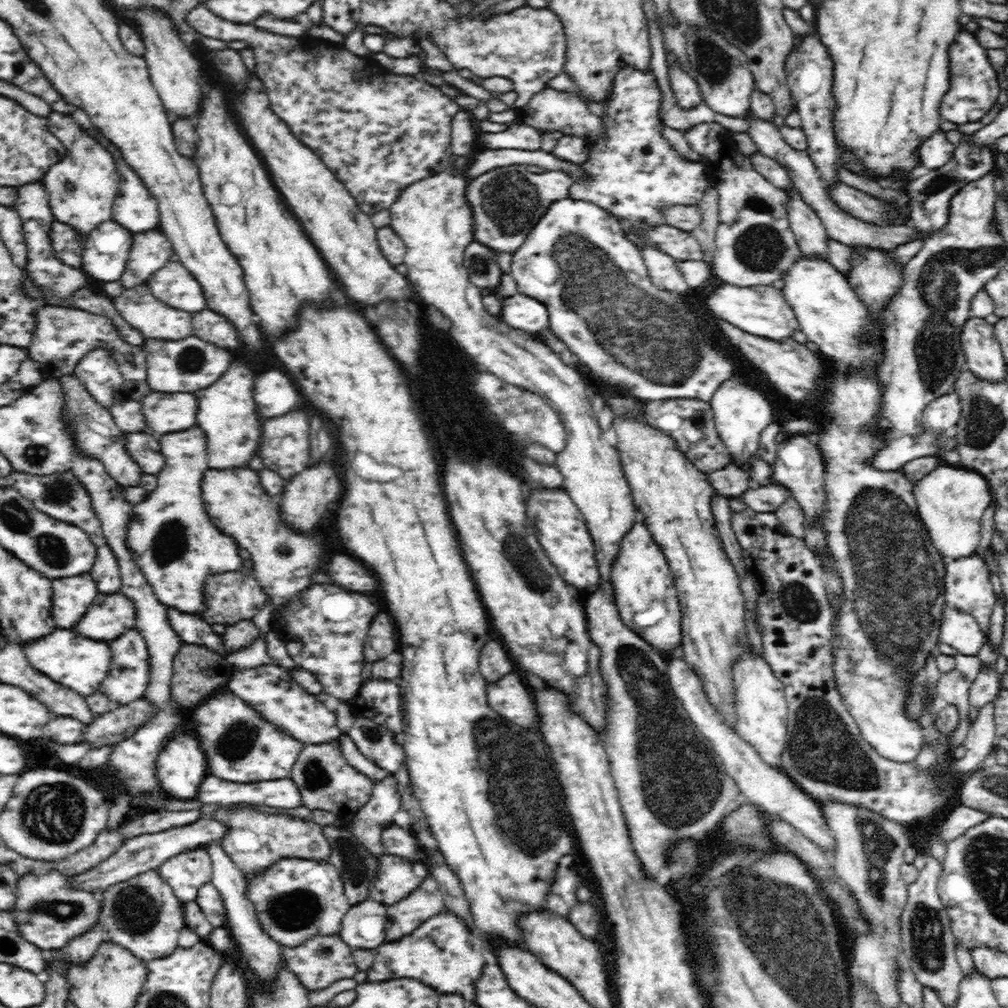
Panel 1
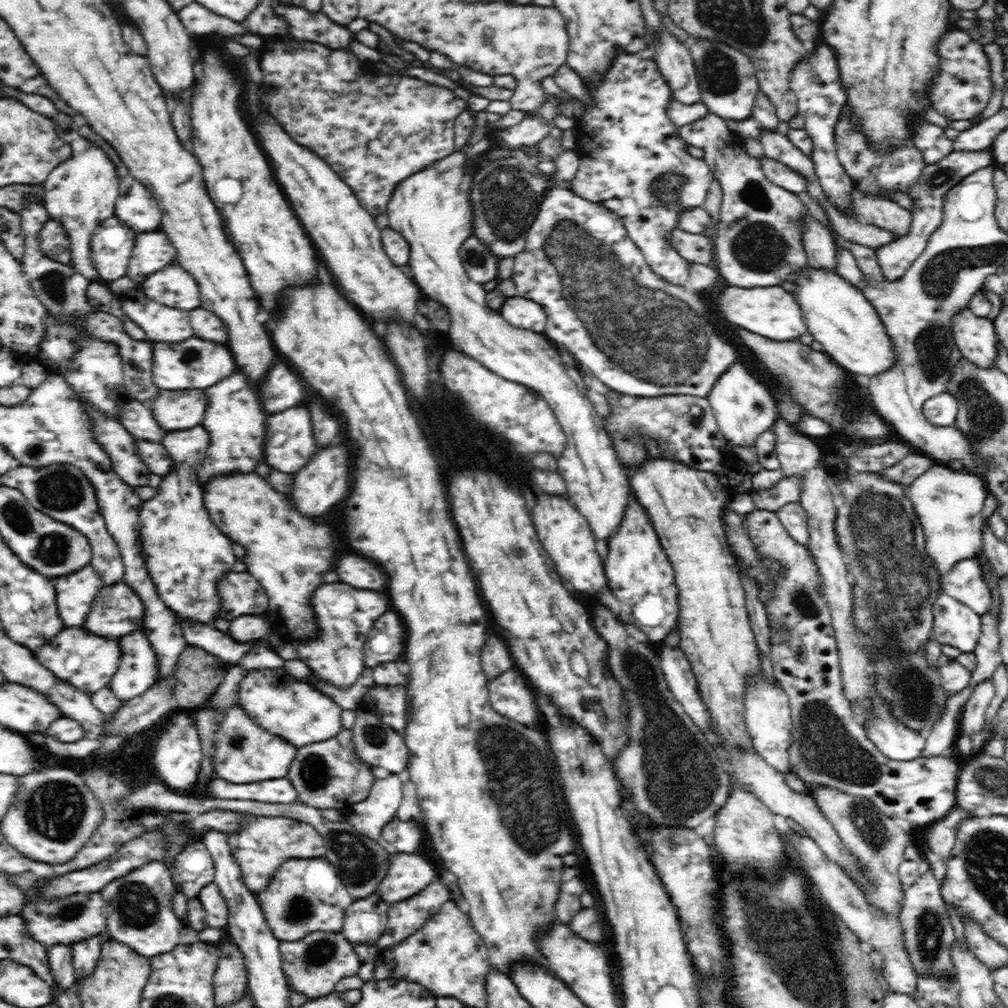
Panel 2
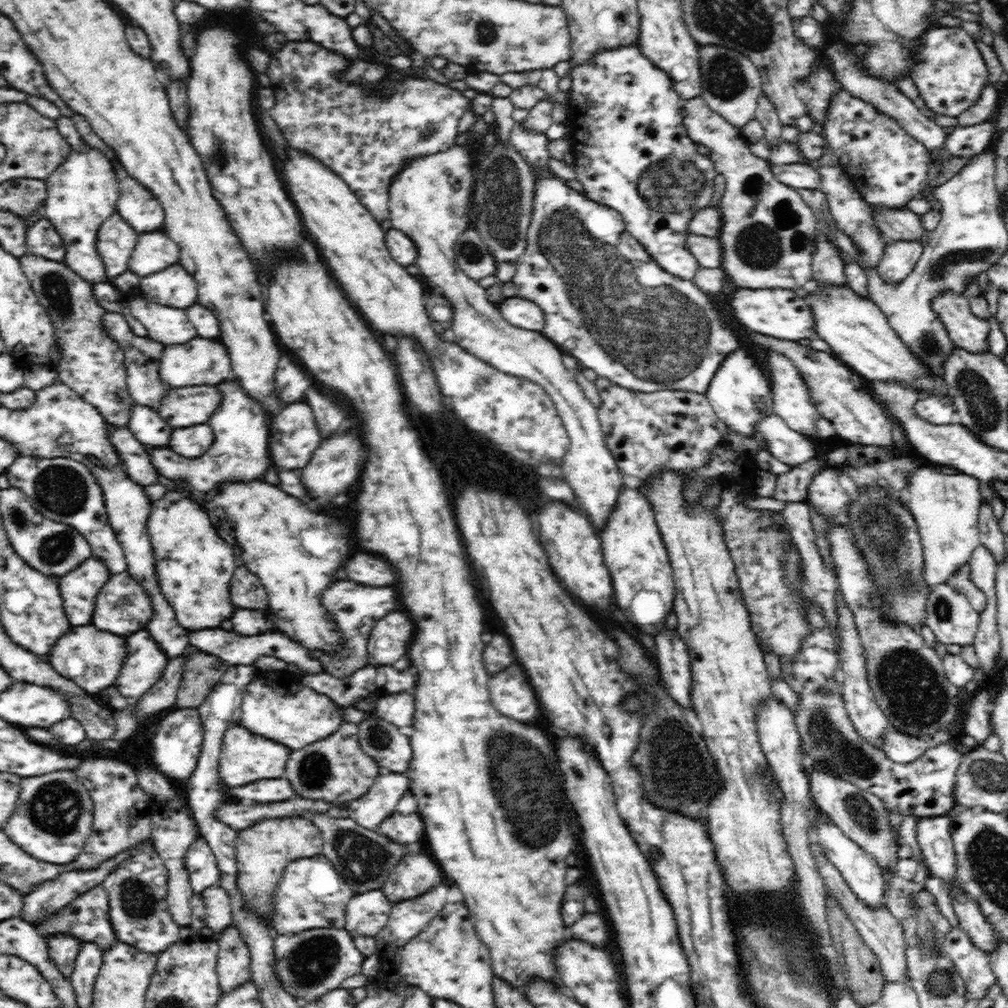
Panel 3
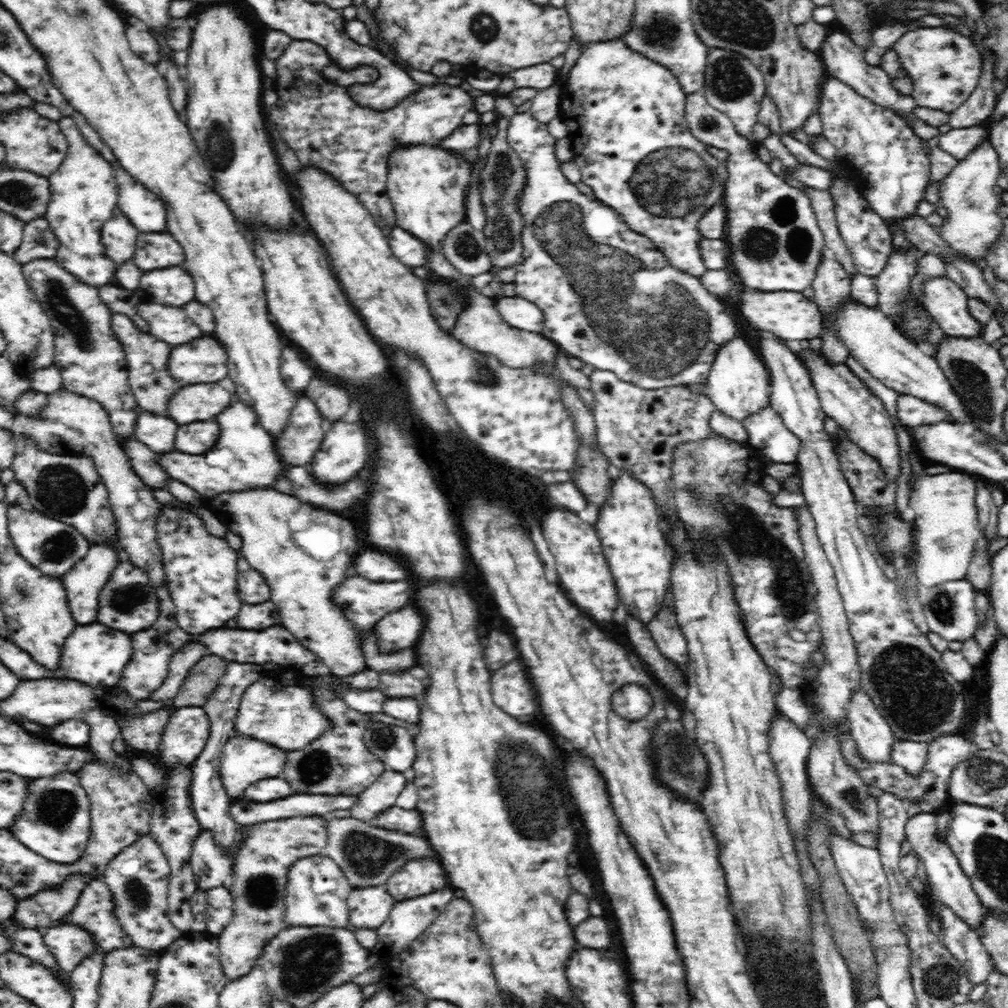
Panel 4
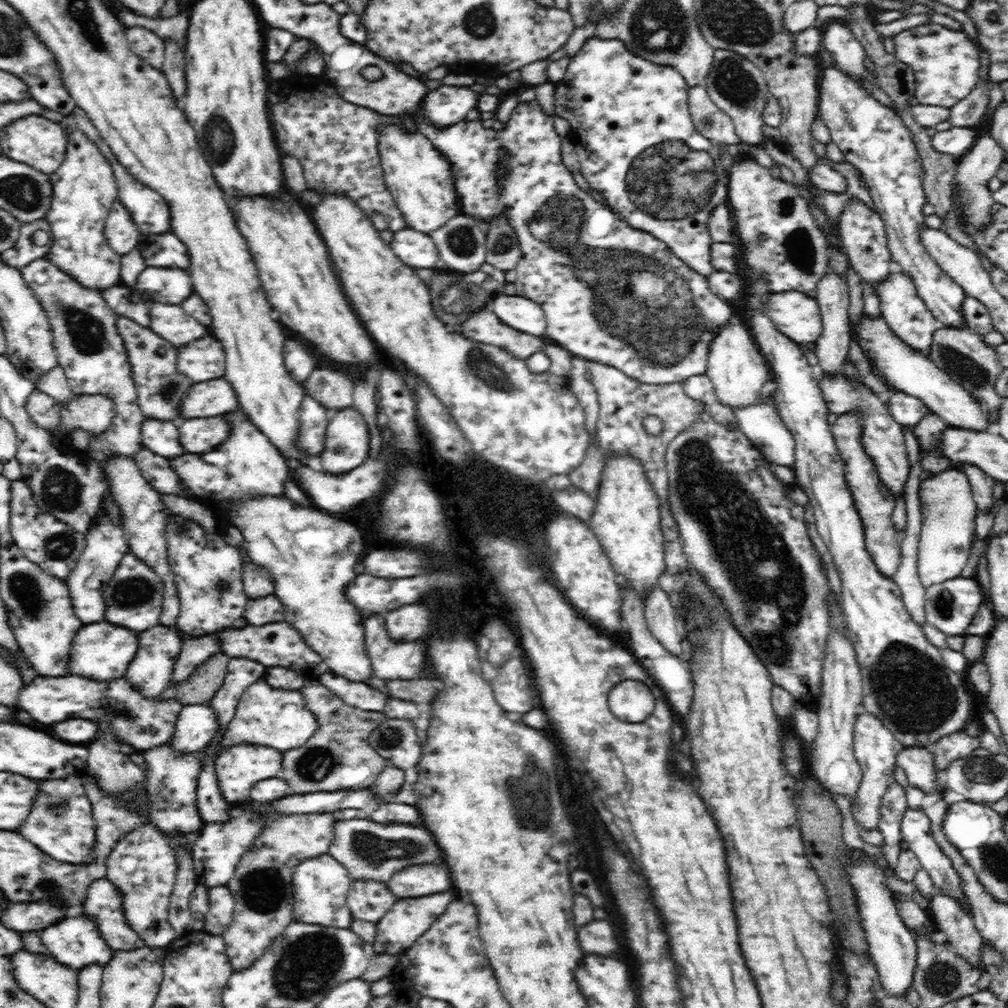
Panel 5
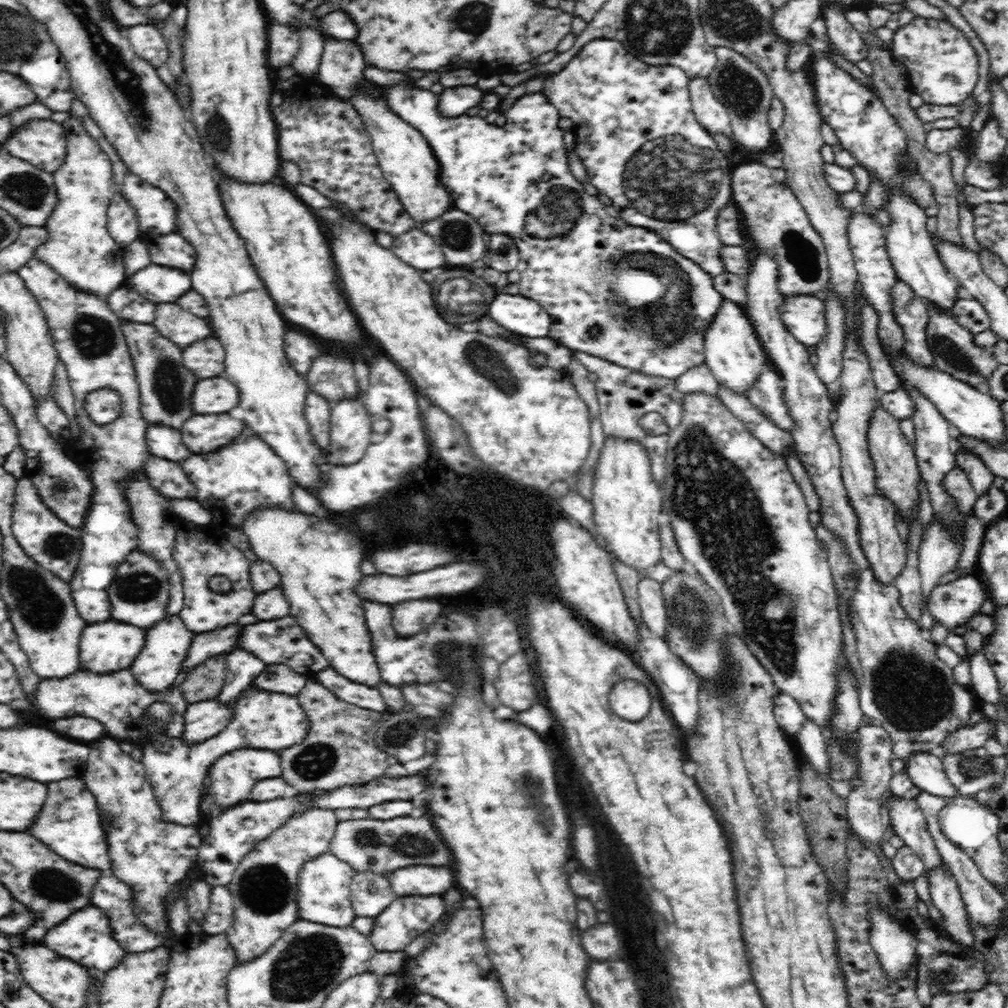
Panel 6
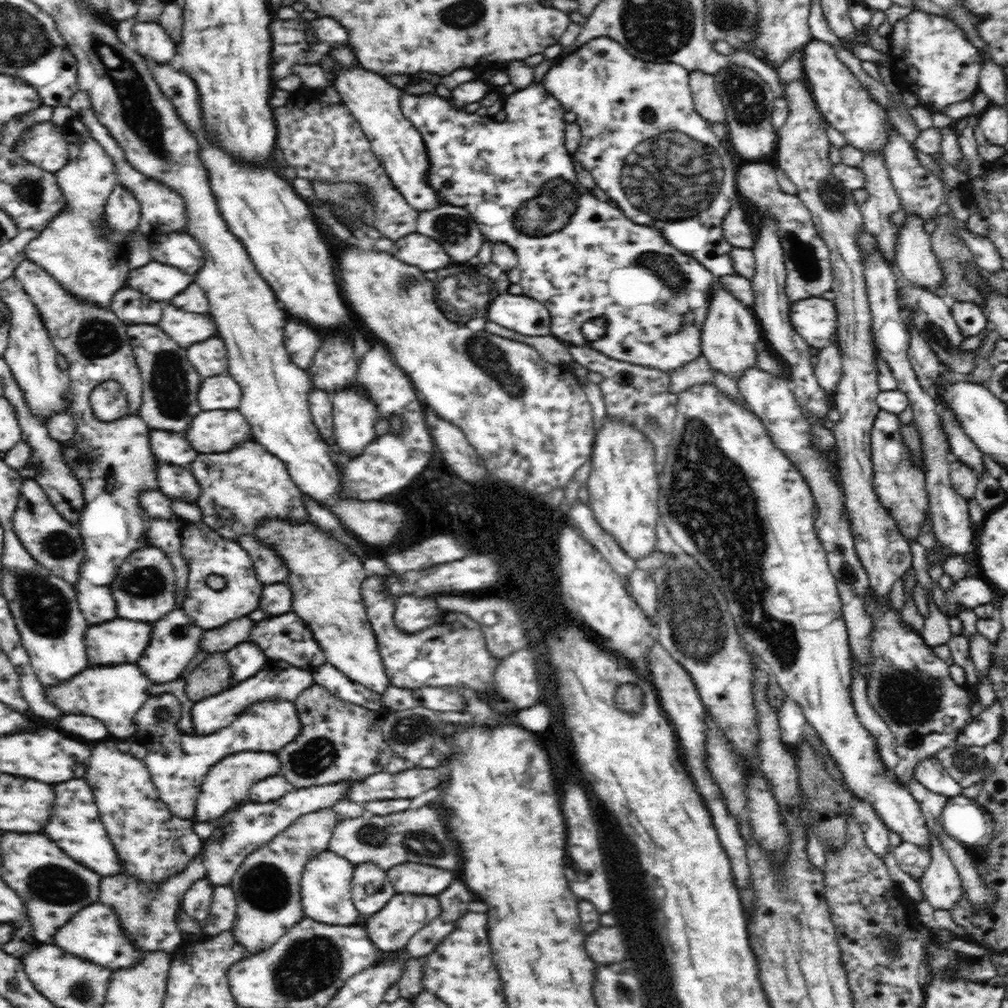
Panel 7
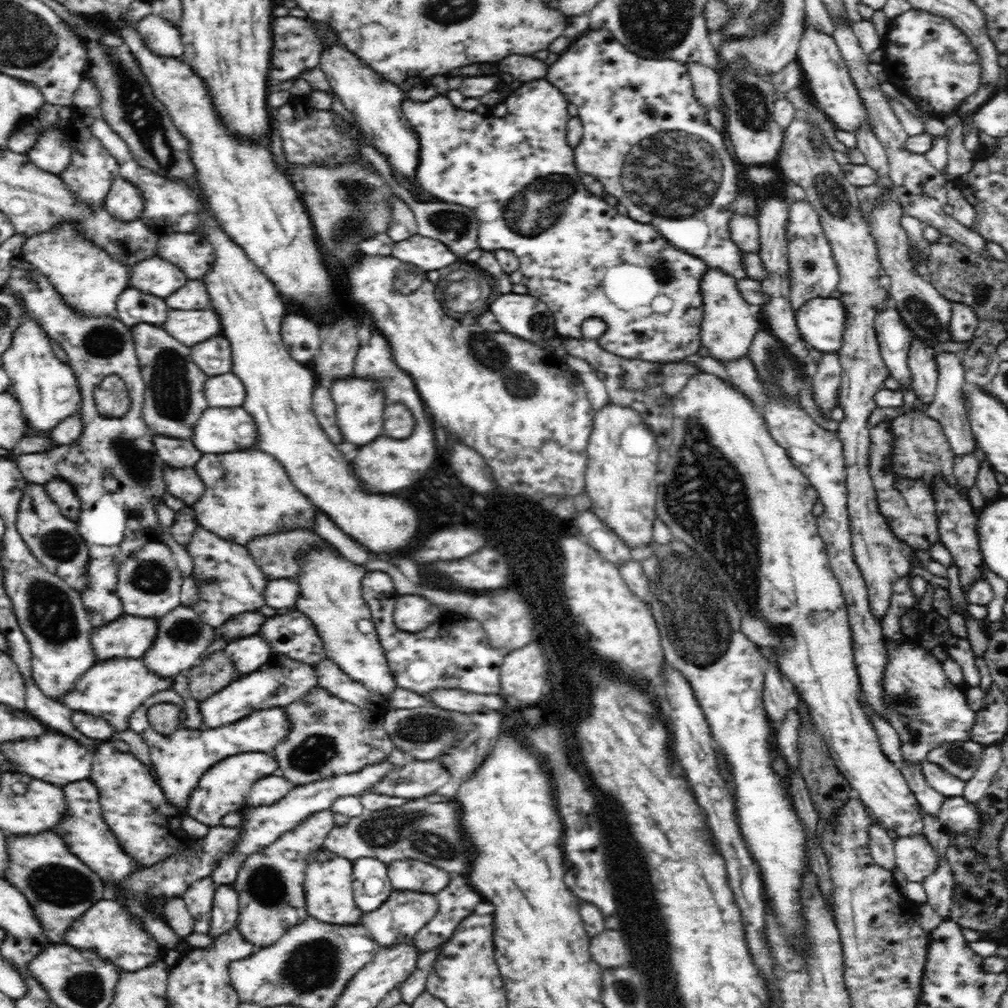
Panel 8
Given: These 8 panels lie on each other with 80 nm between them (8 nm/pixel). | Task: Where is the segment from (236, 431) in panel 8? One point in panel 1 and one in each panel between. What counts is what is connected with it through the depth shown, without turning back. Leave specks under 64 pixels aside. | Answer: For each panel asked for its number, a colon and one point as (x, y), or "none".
1: (174, 543)
2: (187, 555)
3: (192, 442)
4: (197, 437)
5: (198, 435)
6: (202, 433)
7: (214, 431)

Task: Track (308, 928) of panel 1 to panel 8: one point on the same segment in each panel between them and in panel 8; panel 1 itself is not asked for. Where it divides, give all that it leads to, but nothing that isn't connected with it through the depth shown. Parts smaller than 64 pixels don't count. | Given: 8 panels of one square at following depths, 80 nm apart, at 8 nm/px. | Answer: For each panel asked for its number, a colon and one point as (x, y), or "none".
2: (306, 895)
3: (311, 894)
4: (316, 893)
5: (320, 885)
6: (323, 887)
7: (326, 884)
8: (328, 886)

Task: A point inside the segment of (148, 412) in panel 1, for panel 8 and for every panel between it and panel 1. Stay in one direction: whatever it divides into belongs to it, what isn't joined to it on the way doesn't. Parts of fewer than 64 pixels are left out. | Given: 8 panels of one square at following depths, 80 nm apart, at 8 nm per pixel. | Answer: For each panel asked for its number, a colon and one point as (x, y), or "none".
2: (183, 409)
3: (182, 407)
4: (194, 402)
5: (213, 397)
6: (217, 395)
7: (216, 392)
8: (223, 391)

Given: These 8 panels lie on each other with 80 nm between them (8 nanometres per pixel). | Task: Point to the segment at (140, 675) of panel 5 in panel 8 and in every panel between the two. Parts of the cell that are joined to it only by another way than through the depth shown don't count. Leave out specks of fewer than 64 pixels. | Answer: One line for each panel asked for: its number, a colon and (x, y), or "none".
6: (167, 643)
7: (175, 638)
8: (183, 636)

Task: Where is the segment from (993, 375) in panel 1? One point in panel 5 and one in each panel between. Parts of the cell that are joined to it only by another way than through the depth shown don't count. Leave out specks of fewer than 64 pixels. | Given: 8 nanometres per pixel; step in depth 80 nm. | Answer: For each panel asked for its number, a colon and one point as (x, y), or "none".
2: (975, 336)
3: (967, 330)
4: (942, 298)
5: (873, 138)

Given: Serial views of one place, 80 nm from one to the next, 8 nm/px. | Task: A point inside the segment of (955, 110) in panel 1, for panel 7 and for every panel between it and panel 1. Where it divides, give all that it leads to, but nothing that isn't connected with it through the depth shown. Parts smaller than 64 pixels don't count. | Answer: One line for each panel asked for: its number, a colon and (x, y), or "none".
2: (962, 90)
3: (950, 73)
4: (944, 66)
5: (946, 64)
6: (943, 67)
7: (931, 56)

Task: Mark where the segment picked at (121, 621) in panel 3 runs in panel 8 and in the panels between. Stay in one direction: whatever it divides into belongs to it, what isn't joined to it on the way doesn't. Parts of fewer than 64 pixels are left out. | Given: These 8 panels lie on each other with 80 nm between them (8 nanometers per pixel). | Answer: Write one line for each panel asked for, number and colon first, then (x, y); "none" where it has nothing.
4: (128, 603)
5: (134, 596)
6: (139, 593)
7: (145, 589)
8: (149, 583)

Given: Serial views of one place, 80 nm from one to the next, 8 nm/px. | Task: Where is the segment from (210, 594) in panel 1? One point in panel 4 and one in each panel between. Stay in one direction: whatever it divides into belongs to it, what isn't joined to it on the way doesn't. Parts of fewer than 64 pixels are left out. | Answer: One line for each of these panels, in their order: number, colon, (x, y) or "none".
2: (239, 593)
3: (247, 592)
4: (252, 588)

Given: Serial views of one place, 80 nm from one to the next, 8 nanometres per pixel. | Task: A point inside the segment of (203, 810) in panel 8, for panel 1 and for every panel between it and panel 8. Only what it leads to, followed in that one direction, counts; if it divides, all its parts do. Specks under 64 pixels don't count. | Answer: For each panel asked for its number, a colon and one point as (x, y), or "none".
1: (239, 744)
2: (260, 755)
3: (255, 757)
4: (243, 761)
5: (238, 768)
6: (233, 776)
7: (225, 787)

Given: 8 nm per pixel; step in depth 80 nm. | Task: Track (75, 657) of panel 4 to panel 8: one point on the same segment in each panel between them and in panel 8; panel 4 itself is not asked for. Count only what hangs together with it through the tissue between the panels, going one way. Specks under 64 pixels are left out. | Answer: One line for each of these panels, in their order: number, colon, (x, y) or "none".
5: (101, 651)
6: (111, 645)
7: (113, 642)
8: (130, 636)

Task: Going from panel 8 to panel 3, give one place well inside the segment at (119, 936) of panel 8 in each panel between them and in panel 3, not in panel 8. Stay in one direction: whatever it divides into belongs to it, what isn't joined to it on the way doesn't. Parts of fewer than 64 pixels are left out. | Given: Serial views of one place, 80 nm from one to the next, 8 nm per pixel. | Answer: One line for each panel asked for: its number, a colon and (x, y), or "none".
3: (63, 949)
4: (69, 944)
5: (74, 941)
6: (85, 936)
7: (94, 933)

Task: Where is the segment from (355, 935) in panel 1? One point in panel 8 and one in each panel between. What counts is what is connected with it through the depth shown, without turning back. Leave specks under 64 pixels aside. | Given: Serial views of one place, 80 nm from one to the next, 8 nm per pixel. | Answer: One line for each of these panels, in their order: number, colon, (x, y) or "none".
2: (364, 922)
3: (363, 914)
4: (368, 907)
5: (368, 900)
6: (370, 893)
7: (371, 889)
8: (371, 885)

